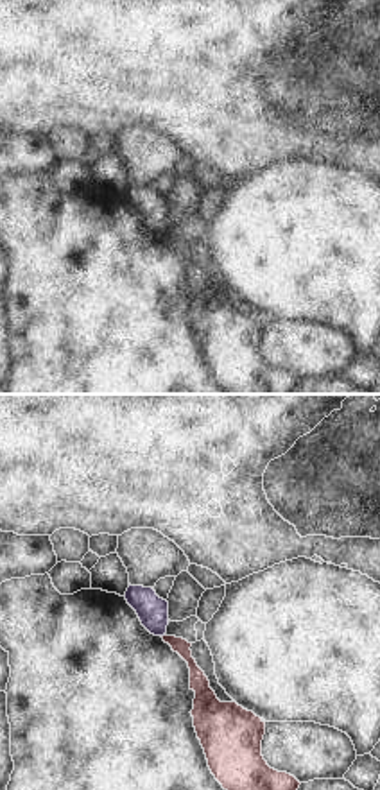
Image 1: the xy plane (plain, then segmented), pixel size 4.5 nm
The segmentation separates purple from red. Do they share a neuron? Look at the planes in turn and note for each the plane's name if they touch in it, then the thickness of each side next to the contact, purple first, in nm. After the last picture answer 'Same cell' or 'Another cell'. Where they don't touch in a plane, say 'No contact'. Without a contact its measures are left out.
No contact.

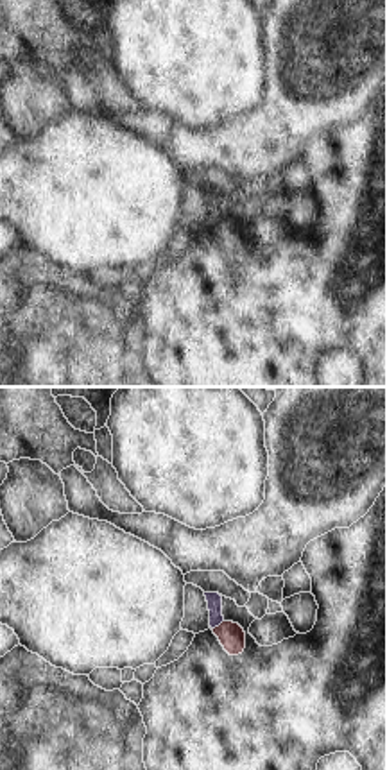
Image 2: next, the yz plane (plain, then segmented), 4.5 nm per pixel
Touches purple in yz. Thickness 70 nm (purple) against 120 nm.

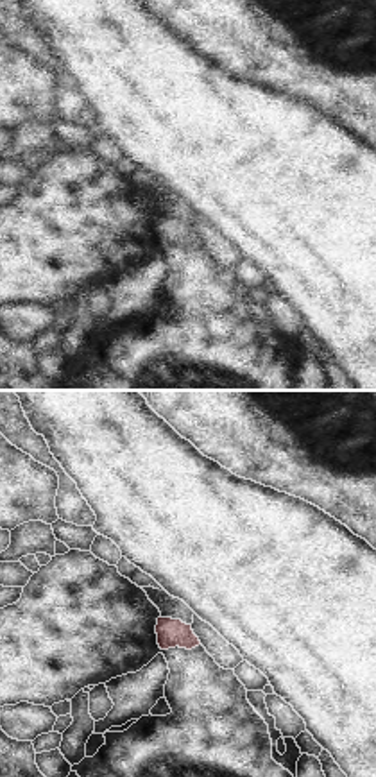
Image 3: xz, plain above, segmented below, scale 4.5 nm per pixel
No contact.

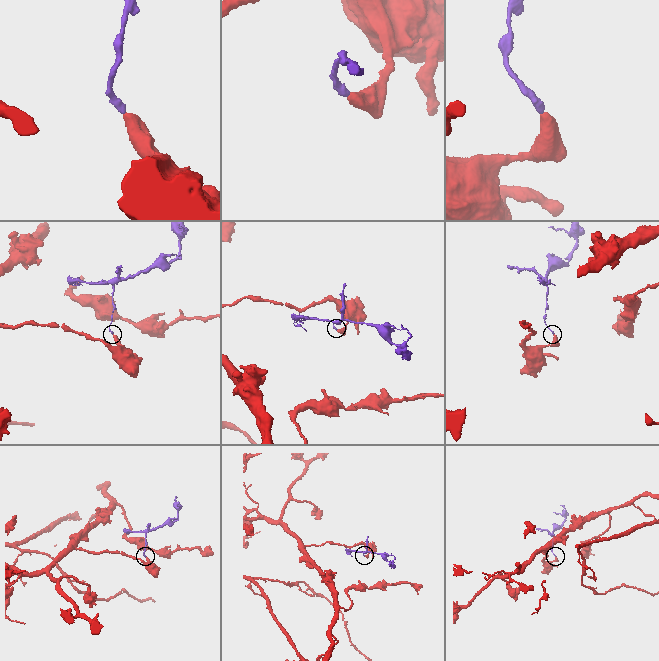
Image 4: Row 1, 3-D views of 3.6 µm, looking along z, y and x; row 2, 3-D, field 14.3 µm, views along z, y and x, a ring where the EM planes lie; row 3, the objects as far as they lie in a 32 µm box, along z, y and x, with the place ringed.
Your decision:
Another cell.

